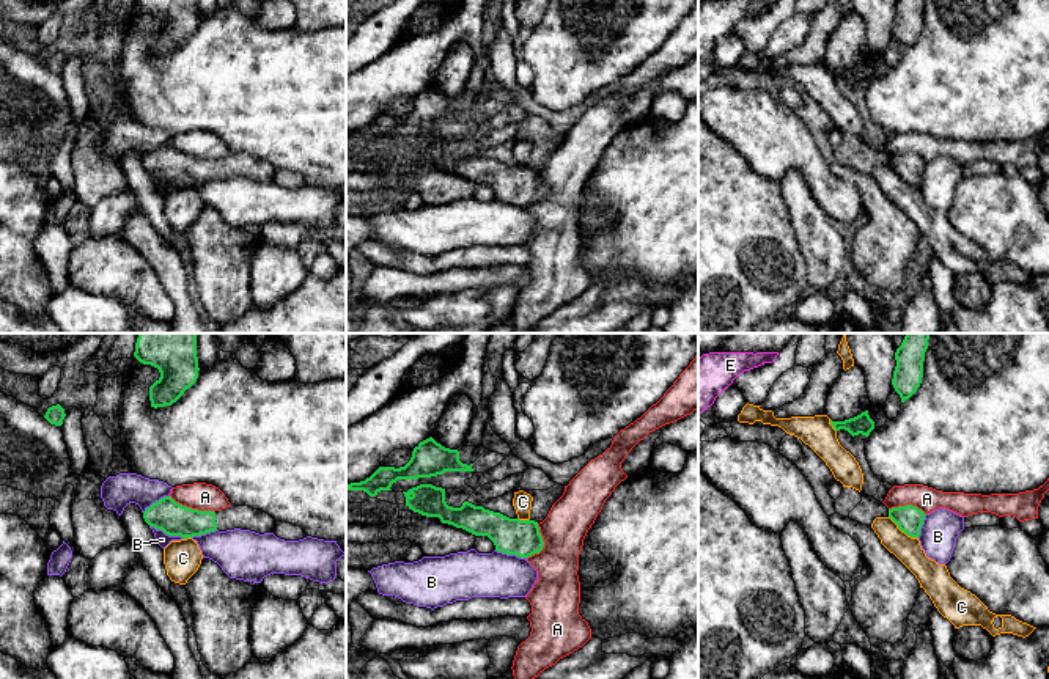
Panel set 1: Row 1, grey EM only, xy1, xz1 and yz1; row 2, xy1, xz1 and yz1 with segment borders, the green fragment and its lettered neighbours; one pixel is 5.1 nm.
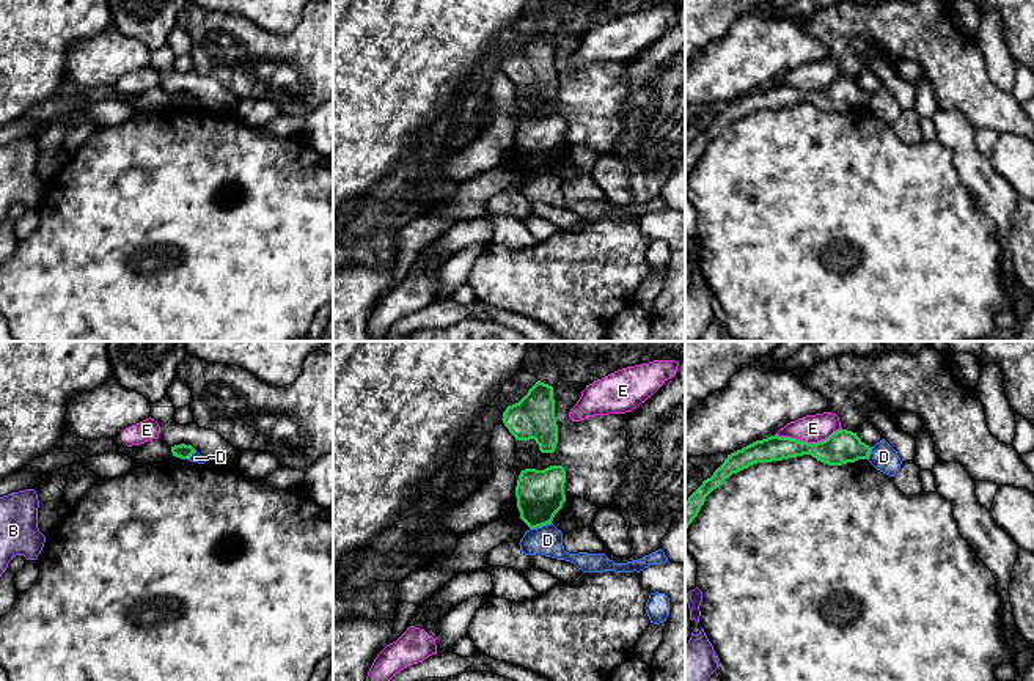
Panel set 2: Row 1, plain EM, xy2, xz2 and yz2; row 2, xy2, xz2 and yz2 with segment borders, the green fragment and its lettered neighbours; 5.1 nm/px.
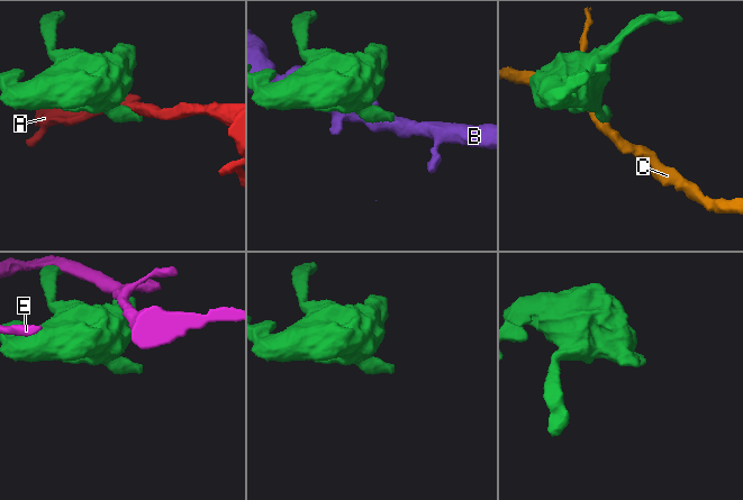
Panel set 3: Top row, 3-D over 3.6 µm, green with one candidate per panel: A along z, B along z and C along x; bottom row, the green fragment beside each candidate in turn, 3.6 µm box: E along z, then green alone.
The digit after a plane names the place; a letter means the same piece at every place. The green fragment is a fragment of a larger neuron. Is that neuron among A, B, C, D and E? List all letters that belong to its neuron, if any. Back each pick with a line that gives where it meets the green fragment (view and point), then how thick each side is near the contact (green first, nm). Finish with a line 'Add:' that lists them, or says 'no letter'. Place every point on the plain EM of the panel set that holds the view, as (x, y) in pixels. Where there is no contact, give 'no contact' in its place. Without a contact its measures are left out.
Add: no letter

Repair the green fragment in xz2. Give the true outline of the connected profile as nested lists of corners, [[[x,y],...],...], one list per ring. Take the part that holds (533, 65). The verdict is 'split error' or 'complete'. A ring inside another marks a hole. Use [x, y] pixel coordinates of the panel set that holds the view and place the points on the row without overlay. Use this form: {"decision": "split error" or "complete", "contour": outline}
{"decision": "complete", "contour": [[[537,28],[528,41],[503,60],[503,71],[515,88],[534,87],[542,101],[553,101],[558,91],[553,35]]]}

